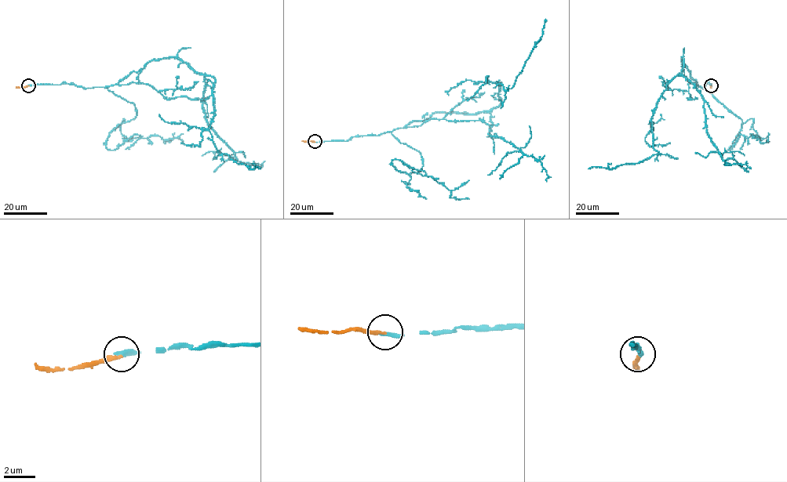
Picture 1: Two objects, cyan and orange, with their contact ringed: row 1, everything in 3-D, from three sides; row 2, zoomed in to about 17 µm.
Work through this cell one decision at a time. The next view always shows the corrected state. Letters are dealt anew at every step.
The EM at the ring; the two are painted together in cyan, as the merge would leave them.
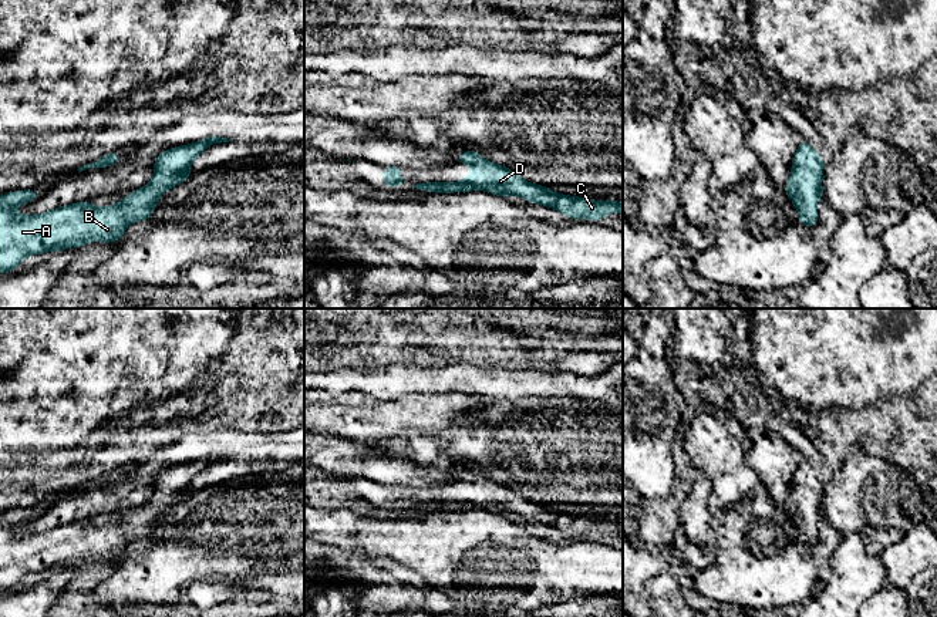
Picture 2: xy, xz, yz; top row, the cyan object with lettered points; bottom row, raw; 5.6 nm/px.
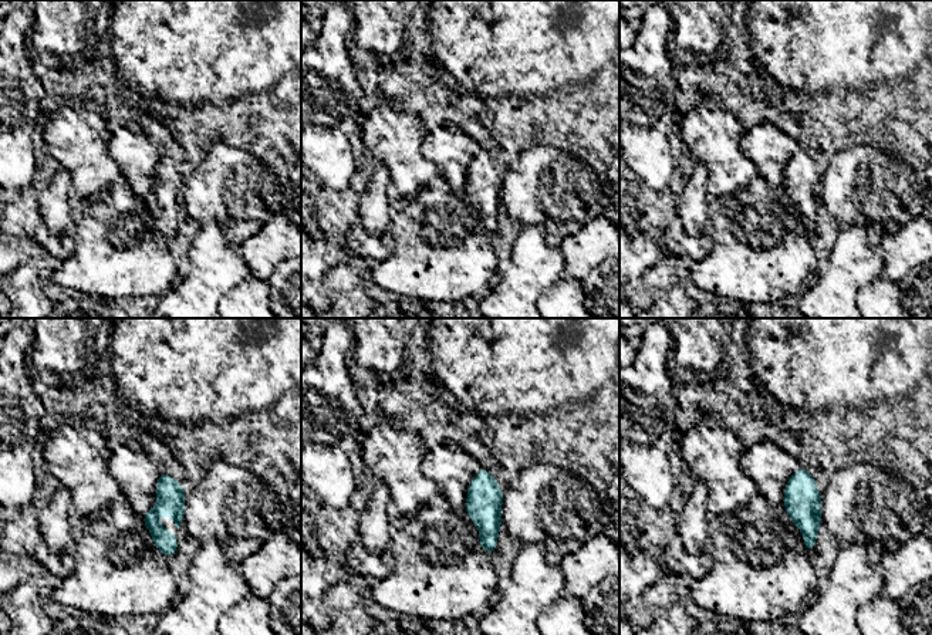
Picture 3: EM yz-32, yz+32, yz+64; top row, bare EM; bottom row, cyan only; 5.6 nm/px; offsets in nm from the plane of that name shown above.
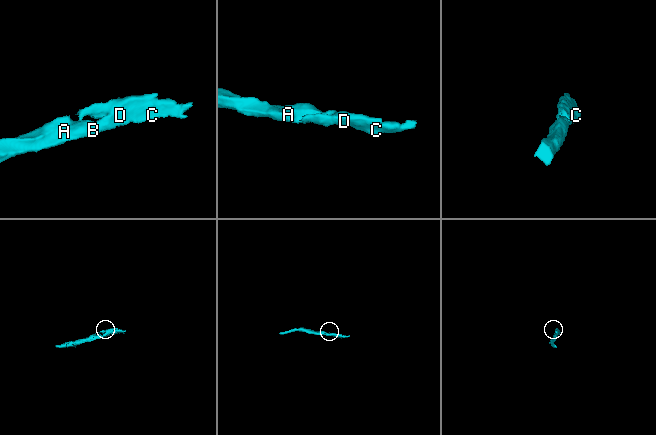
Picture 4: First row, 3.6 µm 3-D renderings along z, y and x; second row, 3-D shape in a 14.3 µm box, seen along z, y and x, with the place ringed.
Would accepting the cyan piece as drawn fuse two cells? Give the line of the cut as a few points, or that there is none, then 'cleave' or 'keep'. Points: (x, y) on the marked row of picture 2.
cut none; keep

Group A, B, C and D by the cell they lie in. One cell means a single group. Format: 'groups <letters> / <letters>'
groups A B C D

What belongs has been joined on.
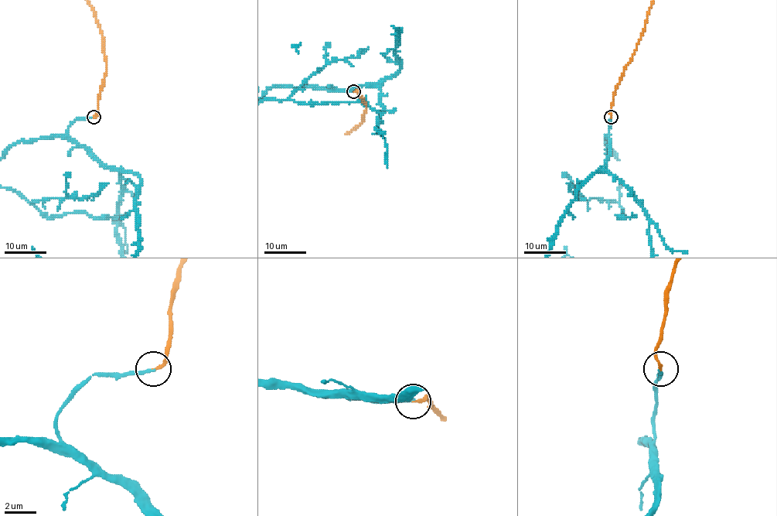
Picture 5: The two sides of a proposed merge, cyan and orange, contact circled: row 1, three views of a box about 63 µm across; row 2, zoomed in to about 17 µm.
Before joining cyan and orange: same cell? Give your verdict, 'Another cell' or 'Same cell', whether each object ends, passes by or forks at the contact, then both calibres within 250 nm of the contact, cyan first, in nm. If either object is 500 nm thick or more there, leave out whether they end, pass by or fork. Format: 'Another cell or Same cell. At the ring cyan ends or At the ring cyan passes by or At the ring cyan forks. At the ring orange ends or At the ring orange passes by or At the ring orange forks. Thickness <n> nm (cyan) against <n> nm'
Same cell. At the ring cyan ends. At the ring orange ends. Thickness 160 nm (cyan) against 170 nm

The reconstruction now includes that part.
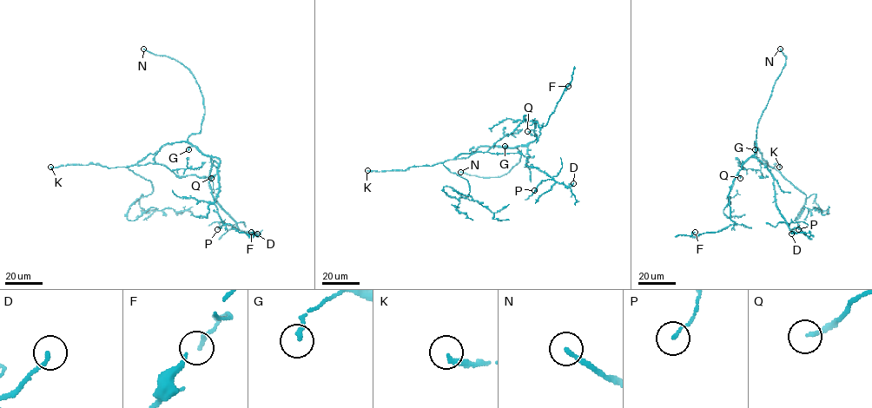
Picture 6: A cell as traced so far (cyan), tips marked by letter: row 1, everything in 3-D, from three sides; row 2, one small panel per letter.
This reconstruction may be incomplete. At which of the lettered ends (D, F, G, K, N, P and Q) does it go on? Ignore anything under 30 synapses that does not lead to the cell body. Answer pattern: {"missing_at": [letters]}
{"missing_at": ["K", "N", "Q"]}

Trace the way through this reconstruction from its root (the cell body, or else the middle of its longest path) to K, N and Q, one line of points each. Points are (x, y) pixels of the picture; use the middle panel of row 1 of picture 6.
K: (474, 152), (462, 153), (453, 159), (432, 166), (410, 167), (405, 170), (367, 170)
N: (474, 152), (482, 146), (502, 146), (517, 148), (521, 157), (507, 173), (498, 177), (481, 177), (460, 172)
Q: (474, 152), (482, 146), (516, 148), (529, 144), (536, 135), (533, 129), (527, 131)

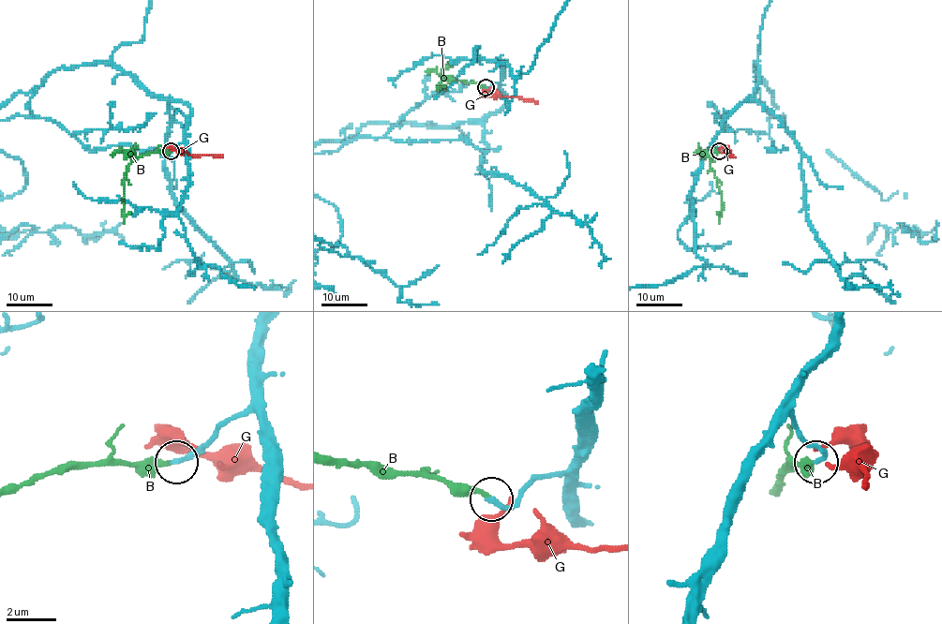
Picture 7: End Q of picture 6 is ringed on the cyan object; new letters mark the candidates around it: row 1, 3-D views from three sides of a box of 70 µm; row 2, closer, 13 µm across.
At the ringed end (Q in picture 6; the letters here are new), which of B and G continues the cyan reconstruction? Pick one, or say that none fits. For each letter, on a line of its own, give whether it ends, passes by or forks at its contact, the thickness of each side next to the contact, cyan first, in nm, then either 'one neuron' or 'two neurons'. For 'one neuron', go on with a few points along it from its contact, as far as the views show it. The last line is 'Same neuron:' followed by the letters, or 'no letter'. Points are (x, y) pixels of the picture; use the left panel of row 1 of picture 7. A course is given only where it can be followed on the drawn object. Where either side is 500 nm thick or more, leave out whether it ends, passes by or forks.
B: it ends there; 200 nm thick on the cyan side, 200 nm on the other; one neuron; it runs (170, 152), (148, 152), (128, 164), (122, 180), (123, 224)
G: it ends there; 280 nm thick on the cyan side, 160 nm on the other; two neurons
Same neuron: B

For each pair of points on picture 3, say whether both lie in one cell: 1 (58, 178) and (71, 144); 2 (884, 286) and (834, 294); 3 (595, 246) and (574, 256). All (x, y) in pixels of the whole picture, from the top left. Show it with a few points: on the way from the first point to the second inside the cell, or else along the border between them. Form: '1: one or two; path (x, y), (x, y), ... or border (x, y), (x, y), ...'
1: two; border (60, 165), (70, 176), (68, 198), (71, 201)
2: two; border (882, 273), (860, 290), (855, 303)
3: one; path (590, 246), (580, 254)

